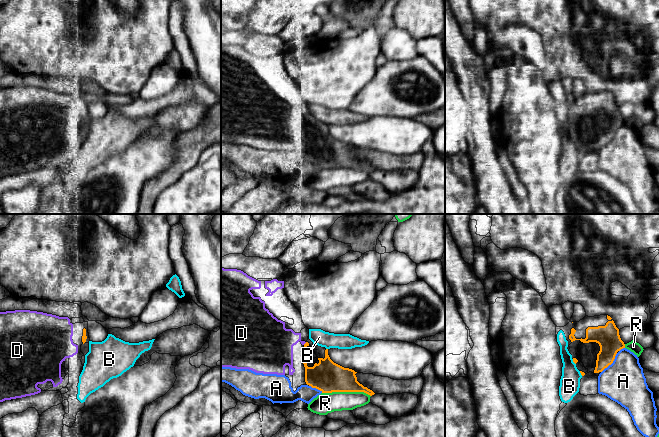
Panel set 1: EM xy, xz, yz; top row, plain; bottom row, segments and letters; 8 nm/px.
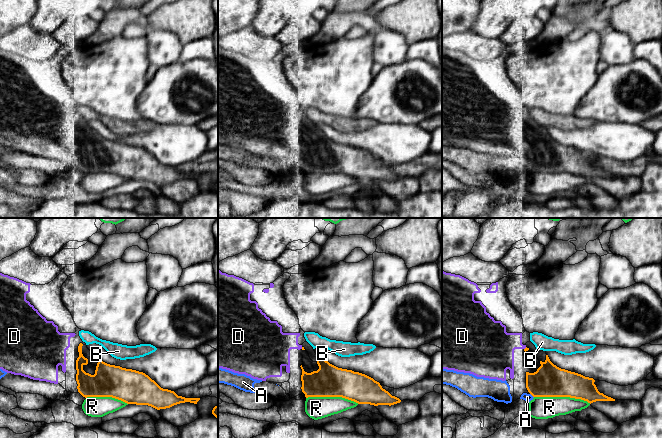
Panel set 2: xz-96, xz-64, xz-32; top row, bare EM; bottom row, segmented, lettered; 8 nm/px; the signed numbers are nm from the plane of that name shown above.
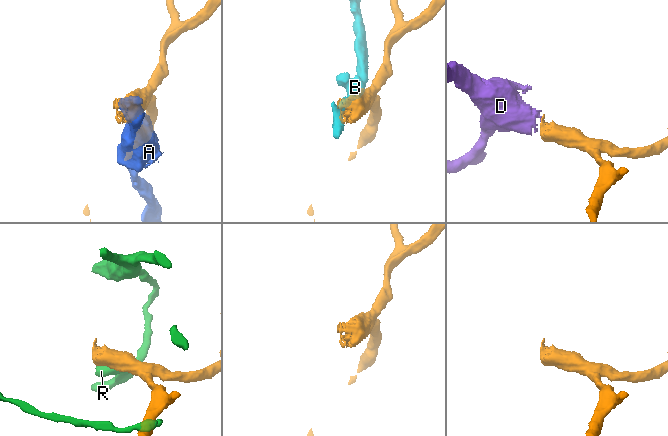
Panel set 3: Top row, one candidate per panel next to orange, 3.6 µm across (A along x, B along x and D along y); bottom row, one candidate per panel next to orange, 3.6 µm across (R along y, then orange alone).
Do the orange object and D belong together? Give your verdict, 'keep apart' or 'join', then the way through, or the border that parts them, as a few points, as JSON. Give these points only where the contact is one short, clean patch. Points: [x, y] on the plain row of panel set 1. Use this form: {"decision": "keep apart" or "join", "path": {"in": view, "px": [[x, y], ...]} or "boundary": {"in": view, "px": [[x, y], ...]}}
{"decision": "join"}

